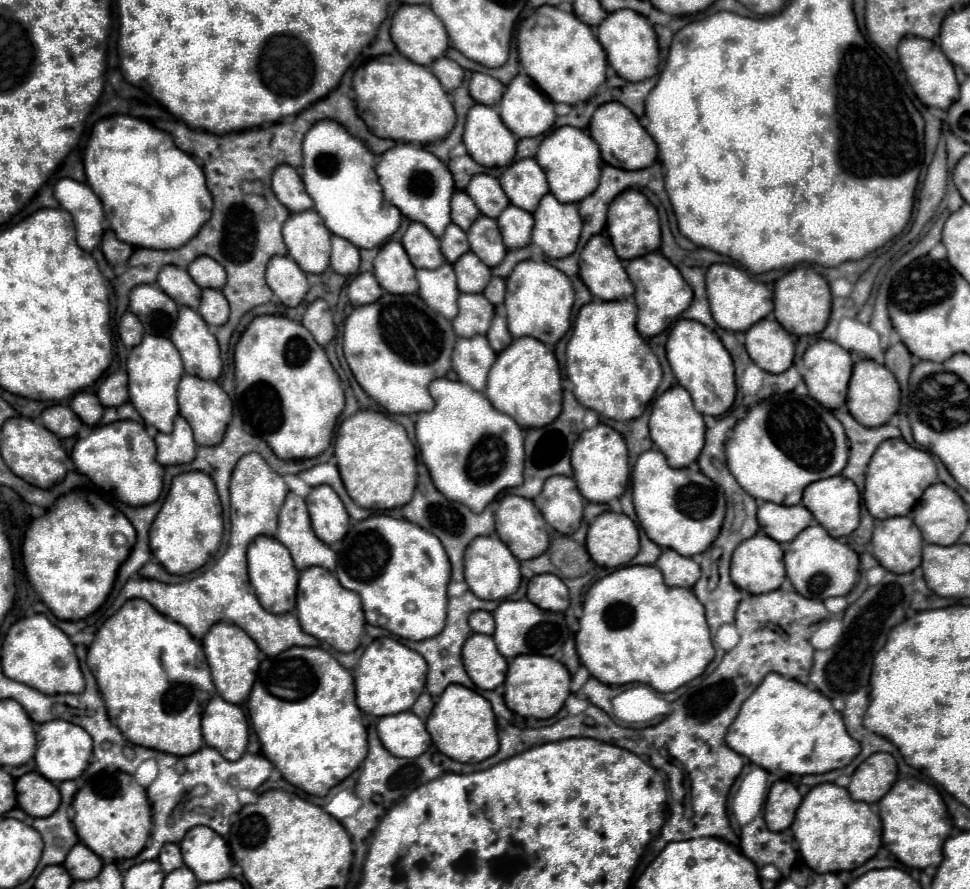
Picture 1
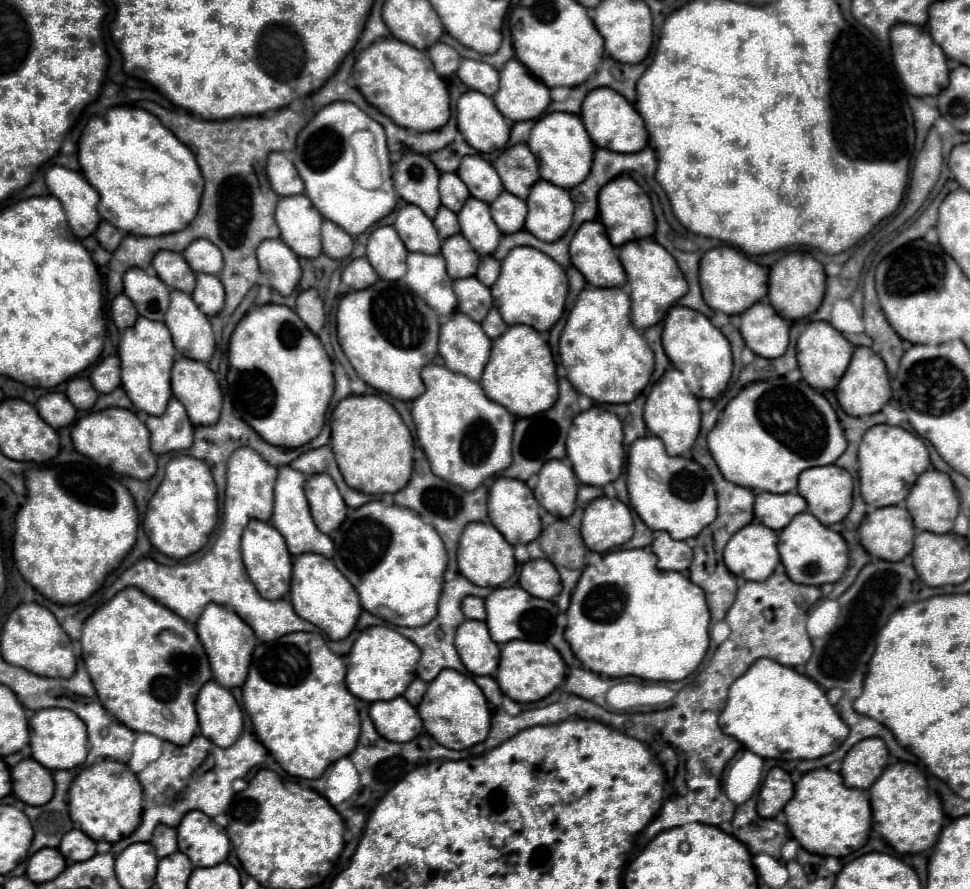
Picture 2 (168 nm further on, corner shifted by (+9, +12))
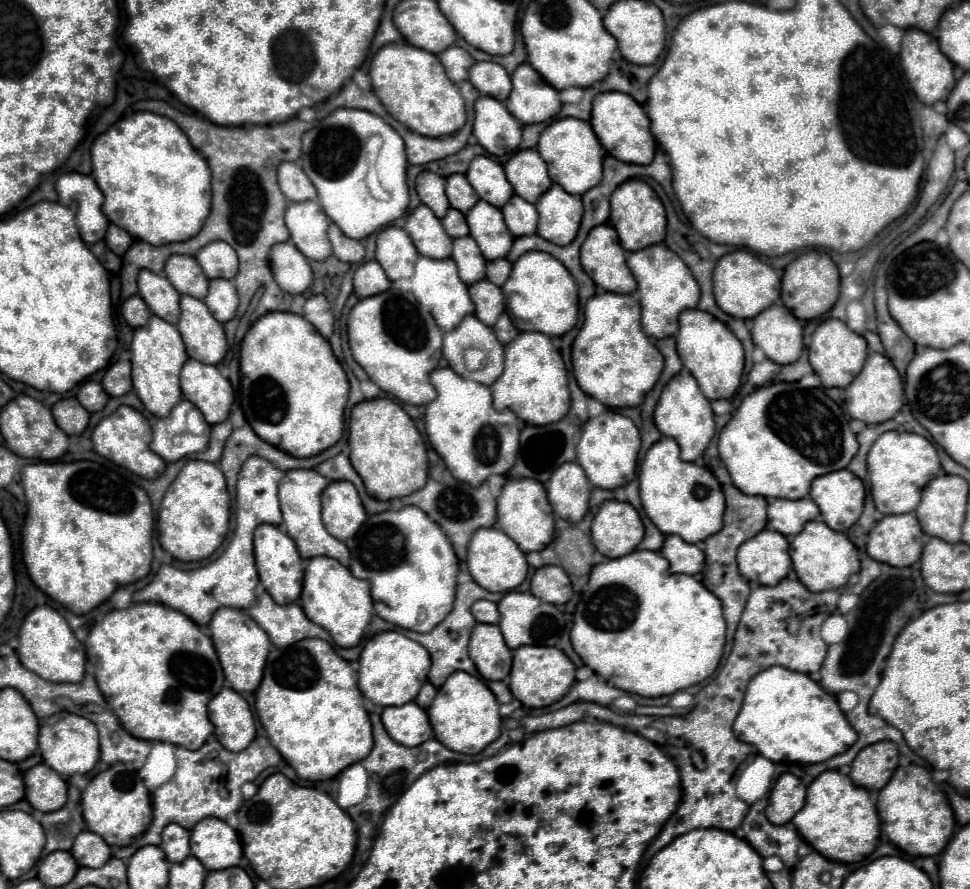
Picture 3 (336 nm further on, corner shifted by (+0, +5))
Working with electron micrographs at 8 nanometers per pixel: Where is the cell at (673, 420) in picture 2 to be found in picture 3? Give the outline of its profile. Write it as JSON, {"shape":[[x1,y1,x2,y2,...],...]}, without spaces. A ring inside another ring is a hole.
{"shape":[[682,369,676,377,672,377,668,381,668,385,664,387,664,391,656,403,654,421,656,421,656,427,660,429,660,433,664,433,666,437,672,437,672,439,676,439,676,443,680,443,680,451,682,451,680,457,684,461,698,459,704,453,704,449,708,447,716,430,710,401,702,395,696,379,686,369]]}

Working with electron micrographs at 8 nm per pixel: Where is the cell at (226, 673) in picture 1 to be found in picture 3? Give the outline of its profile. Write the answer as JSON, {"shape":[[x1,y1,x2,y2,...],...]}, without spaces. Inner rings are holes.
{"shape":[[220,607,210,625,208,625,212,643,216,647,216,653,220,655,220,665,224,669,224,675,230,683,230,687,234,691,256,691,260,681,262,681,262,673,264,673,264,665,266,665,266,657,270,651,270,639,266,635,264,629,258,627,258,623,244,613,242,609,234,609,234,607]]}

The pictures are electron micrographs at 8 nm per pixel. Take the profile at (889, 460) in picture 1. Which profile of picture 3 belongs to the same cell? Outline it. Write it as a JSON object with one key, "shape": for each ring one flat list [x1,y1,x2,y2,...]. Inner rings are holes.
{"shape":[[886,431,868,451,868,475,872,483,872,499,884,515,910,513,920,503,922,487,942,473,936,447,922,435,908,431]]}

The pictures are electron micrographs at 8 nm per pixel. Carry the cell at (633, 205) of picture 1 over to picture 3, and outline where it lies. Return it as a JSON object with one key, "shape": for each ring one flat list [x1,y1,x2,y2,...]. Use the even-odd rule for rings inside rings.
{"shape":[[639,178,628,179,628,183,622,183,616,187,610,199,610,225,618,231,620,245,626,251,638,251,648,245,656,245,664,241,666,235,666,211,654,189]]}

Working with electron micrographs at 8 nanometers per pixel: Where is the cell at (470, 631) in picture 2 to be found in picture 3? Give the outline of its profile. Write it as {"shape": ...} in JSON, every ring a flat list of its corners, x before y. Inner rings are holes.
{"shape":[[478,623,470,637,470,659,486,681,502,681,510,675,512,651,506,647,498,625]]}

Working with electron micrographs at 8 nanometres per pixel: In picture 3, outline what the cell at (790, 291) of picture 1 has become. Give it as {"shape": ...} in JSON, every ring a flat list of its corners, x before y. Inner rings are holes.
{"shape":[[808,251,800,255,786,267,782,277,782,301,798,319,804,319,804,321,810,321,828,313,838,299,838,291,840,291,838,267,824,251]]}

